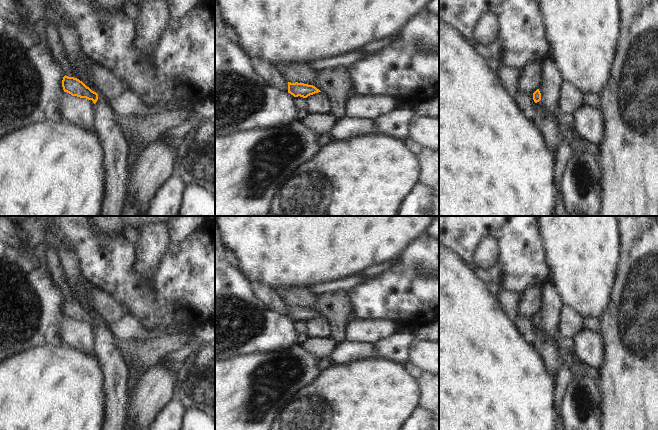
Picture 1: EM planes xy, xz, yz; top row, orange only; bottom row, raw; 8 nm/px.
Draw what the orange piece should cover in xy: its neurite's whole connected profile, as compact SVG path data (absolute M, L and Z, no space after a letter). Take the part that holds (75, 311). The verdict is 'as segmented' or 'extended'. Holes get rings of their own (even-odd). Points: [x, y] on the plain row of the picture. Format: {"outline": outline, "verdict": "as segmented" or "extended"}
{"outline": "M64 300L62 304L62 311L64 316L77 320L80 322L86 322L92 324L95 328L98 324L98 318L87 311L82 305L74 301Z", "verdict": "as segmented"}

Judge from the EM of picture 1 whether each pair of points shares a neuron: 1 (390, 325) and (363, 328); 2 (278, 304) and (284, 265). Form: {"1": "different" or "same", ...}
{"1": "same", "2": "different"}

